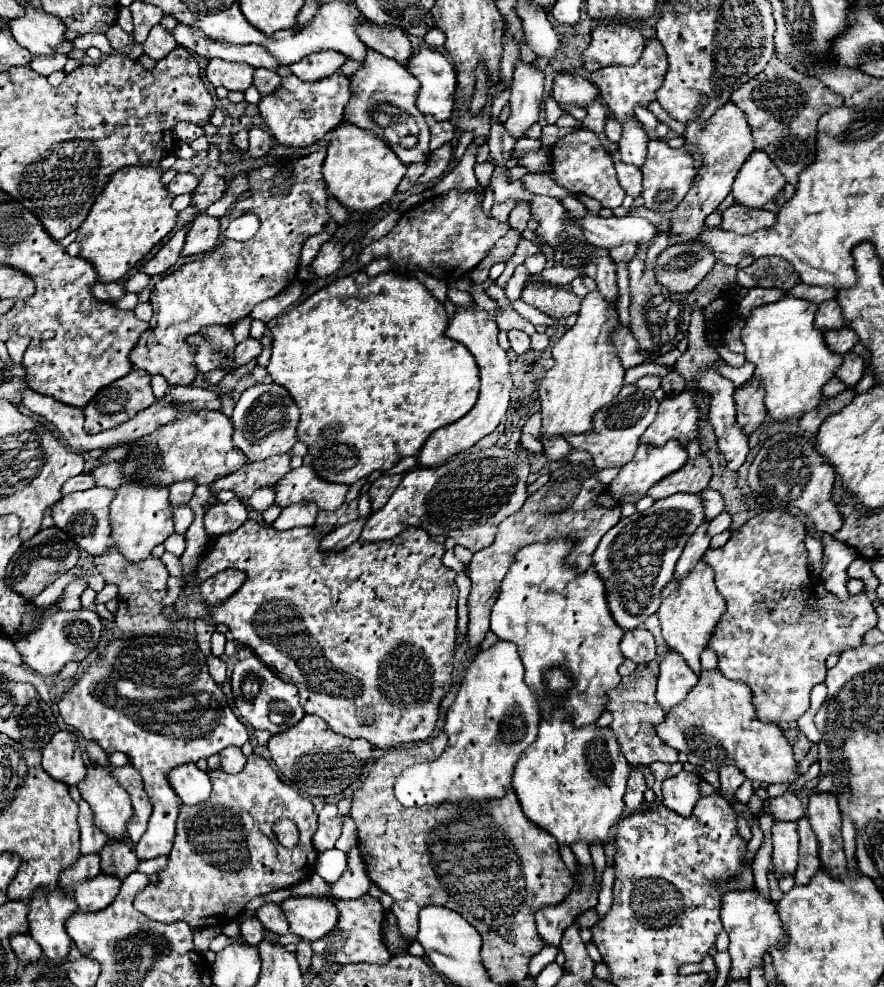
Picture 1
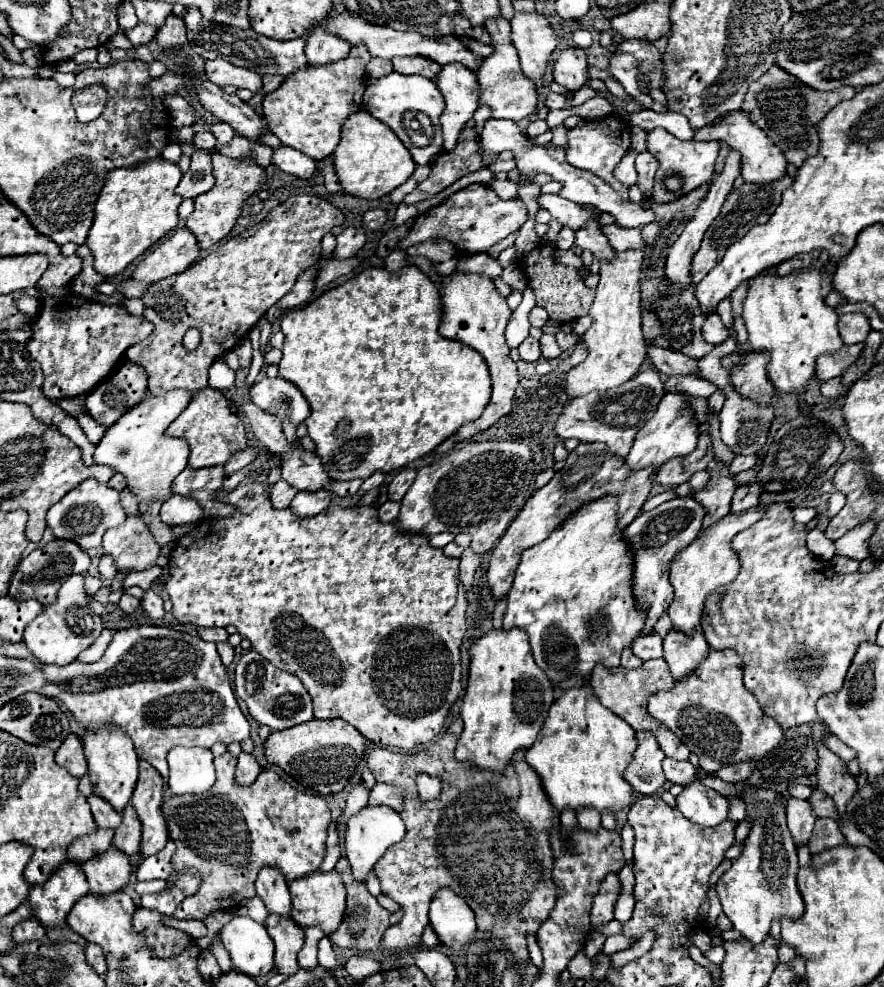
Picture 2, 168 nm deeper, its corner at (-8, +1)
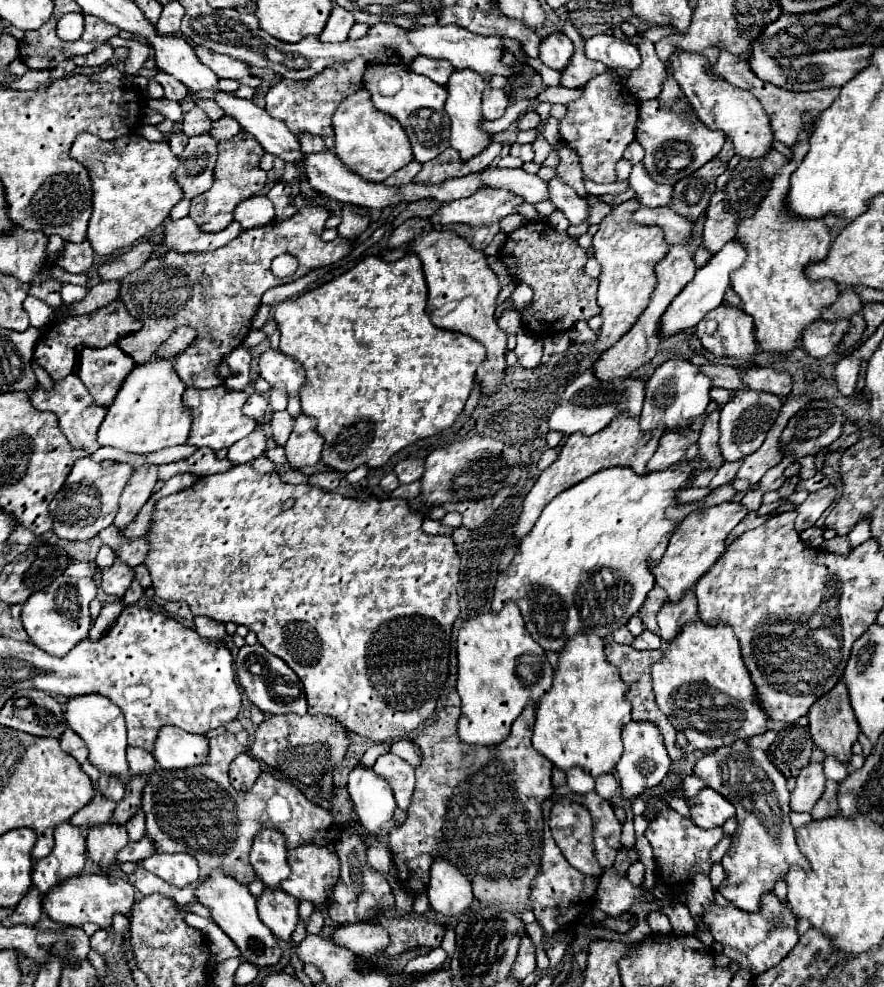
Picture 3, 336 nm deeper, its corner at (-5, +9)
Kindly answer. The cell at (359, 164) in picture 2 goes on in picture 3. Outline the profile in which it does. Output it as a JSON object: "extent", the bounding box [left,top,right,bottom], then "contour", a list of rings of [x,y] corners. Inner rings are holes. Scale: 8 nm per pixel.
{"extent":[333,89,413,183],"contour":[[[359,89],[357,93],[341,101],[333,115],[333,131],[335,131],[335,155],[343,161],[347,169],[357,173],[365,181],[383,183],[391,173],[399,171],[409,161],[413,161],[407,133],[401,129],[397,119],[373,107],[367,89]]]}

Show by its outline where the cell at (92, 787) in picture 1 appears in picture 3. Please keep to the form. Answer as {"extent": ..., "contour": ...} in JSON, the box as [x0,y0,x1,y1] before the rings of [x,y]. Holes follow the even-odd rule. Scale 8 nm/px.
{"extent":[67,697,129,785],"contour":[[[77,697],[67,703],[67,723],[69,727],[85,741],[89,749],[89,763],[97,767],[101,773],[117,777],[123,785],[129,781],[129,763],[125,757],[127,749],[127,727],[125,717],[117,705],[113,705],[107,697]]]}

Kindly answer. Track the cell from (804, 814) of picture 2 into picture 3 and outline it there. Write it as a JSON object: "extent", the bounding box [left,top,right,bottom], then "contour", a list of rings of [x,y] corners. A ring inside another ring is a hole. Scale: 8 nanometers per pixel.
{"extent":[789,763,825,811],"contour":[[[811,763],[803,767],[797,775],[797,787],[791,791],[789,807],[791,811],[811,811],[825,789],[825,775],[821,763]]]}

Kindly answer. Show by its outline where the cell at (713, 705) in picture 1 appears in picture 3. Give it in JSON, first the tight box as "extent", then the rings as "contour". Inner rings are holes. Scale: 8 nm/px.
{"extent":[651,619,769,753],"contour":[[[697,619],[681,629],[681,635],[665,647],[665,661],[651,667],[651,681],[657,707],[667,715],[669,723],[687,737],[689,745],[699,751],[713,753],[719,747],[731,747],[739,739],[747,741],[769,729],[769,713],[757,701],[757,689],[743,661],[741,645],[725,625],[709,627]]]}

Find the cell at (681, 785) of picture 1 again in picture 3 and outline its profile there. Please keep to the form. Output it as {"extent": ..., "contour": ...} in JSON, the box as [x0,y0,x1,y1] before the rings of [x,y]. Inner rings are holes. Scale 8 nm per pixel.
{"extent":[687,787,735,829],"contour":[[[709,787],[701,789],[699,795],[695,795],[695,797],[689,797],[687,803],[689,803],[693,823],[699,827],[705,827],[705,829],[723,825],[729,817],[735,815],[733,805]]]}

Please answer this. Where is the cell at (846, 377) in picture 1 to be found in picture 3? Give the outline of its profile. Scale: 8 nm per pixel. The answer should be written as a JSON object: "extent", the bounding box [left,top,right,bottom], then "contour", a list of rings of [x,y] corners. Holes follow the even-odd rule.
{"extent":[803,321,849,359],"contour":[[[821,321],[821,325],[813,325],[813,329],[809,329],[809,333],[805,333],[803,347],[807,349],[807,353],[811,357],[825,359],[829,353],[833,353],[837,349],[837,345],[845,337],[847,329],[849,329],[849,321],[837,321],[837,323]]]}

